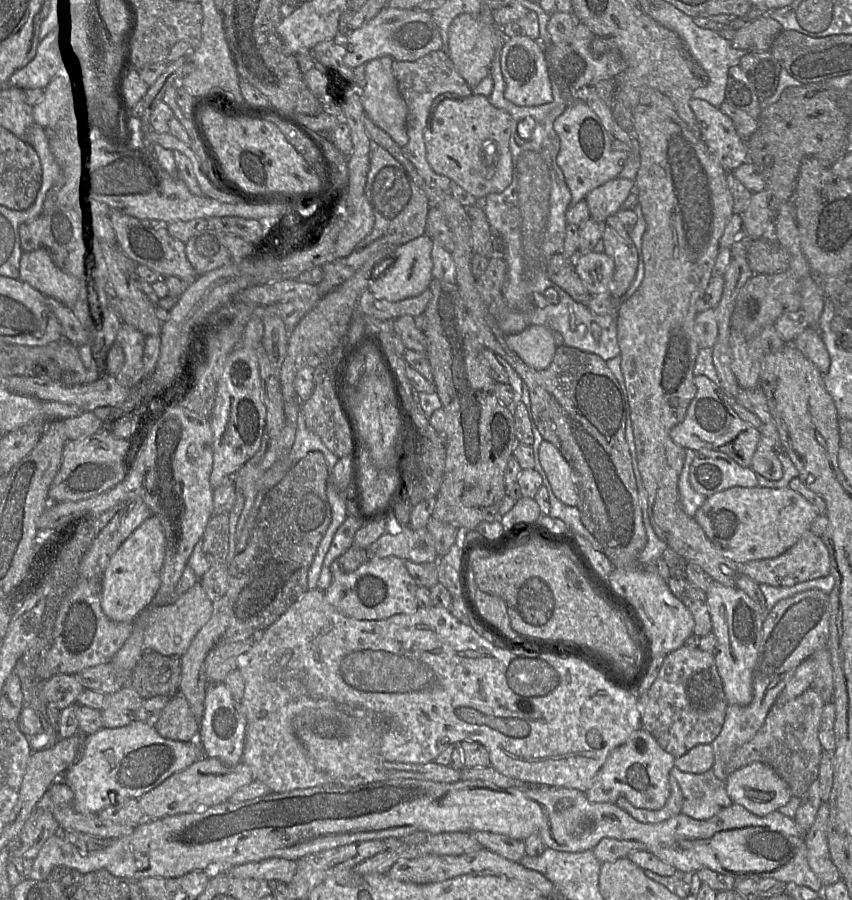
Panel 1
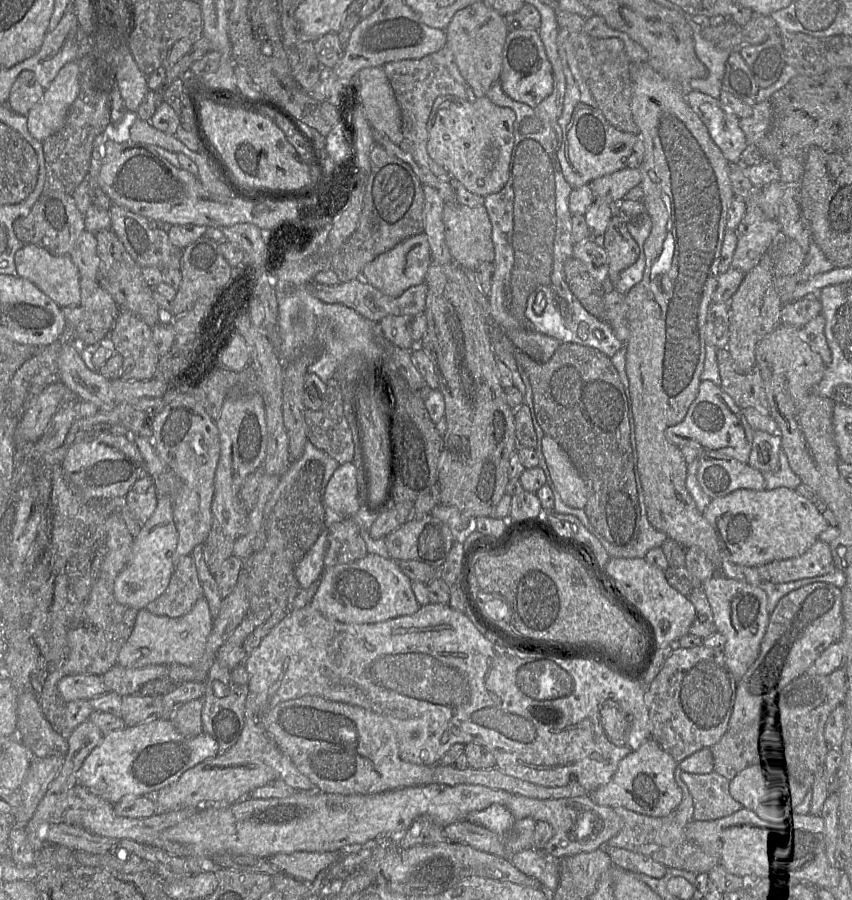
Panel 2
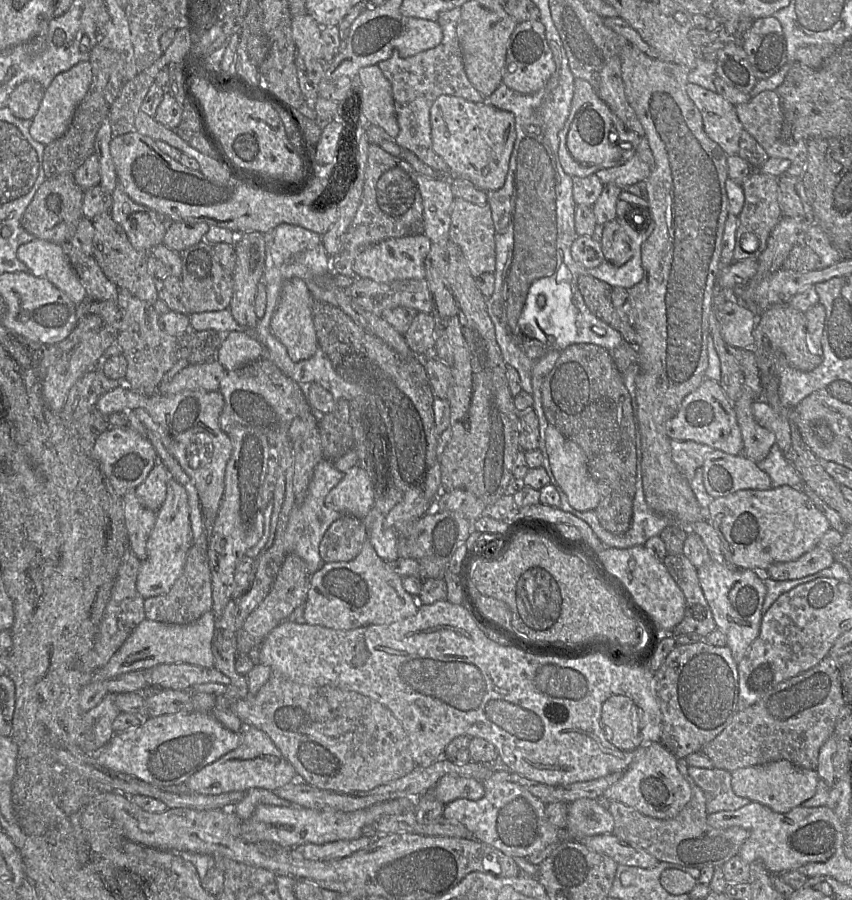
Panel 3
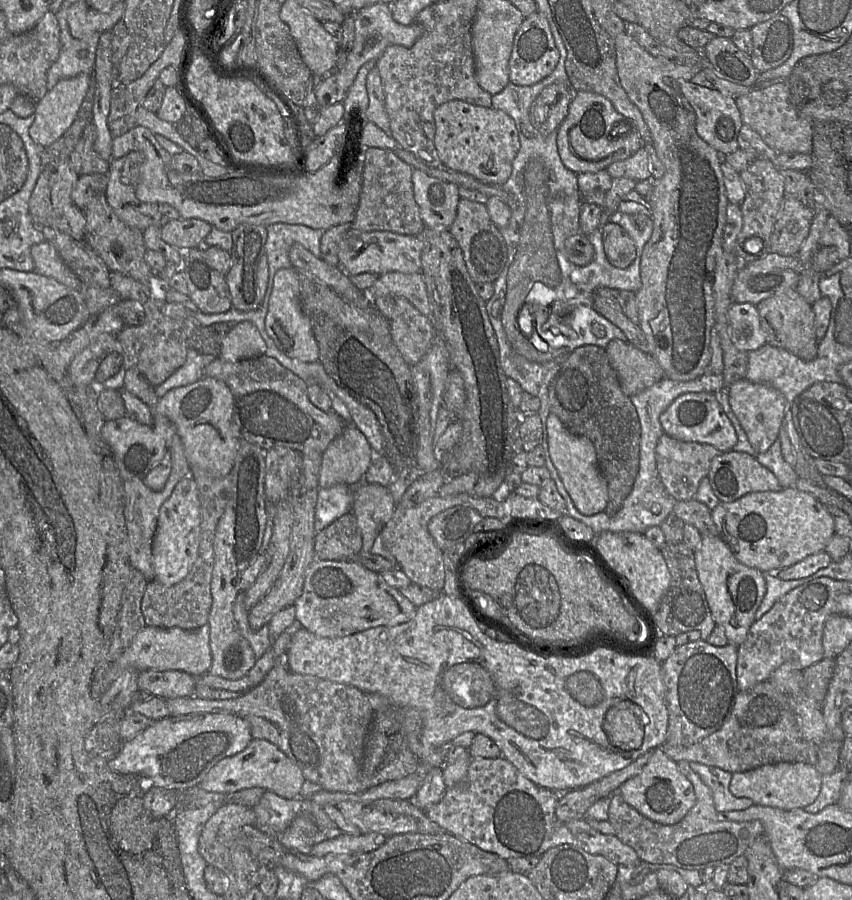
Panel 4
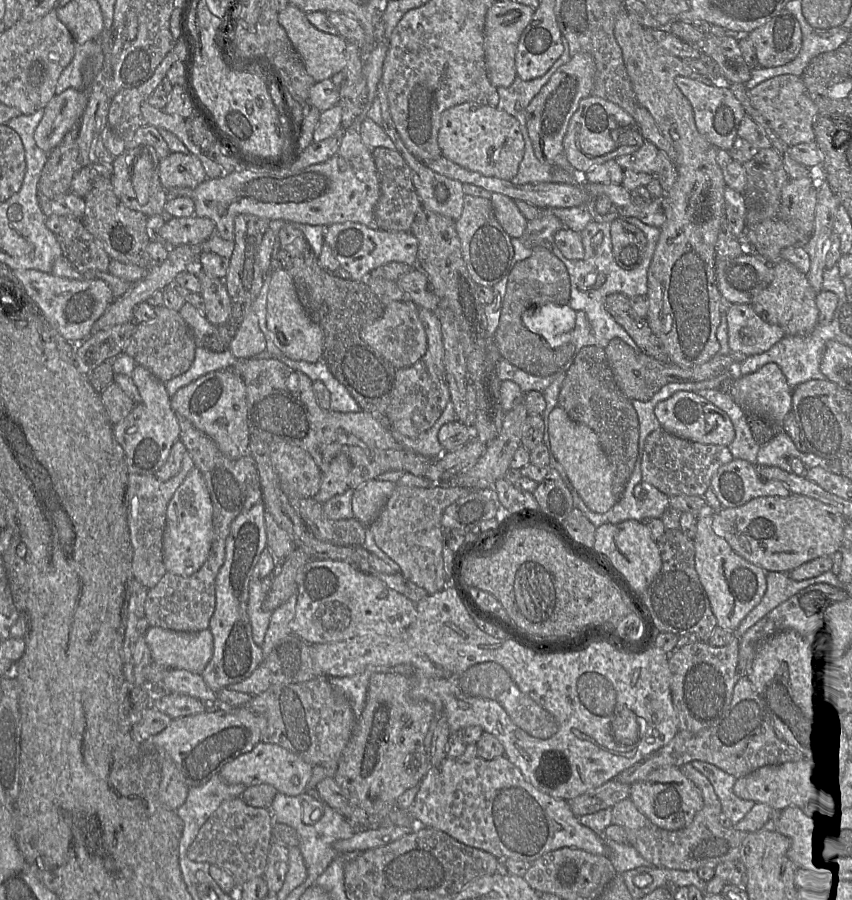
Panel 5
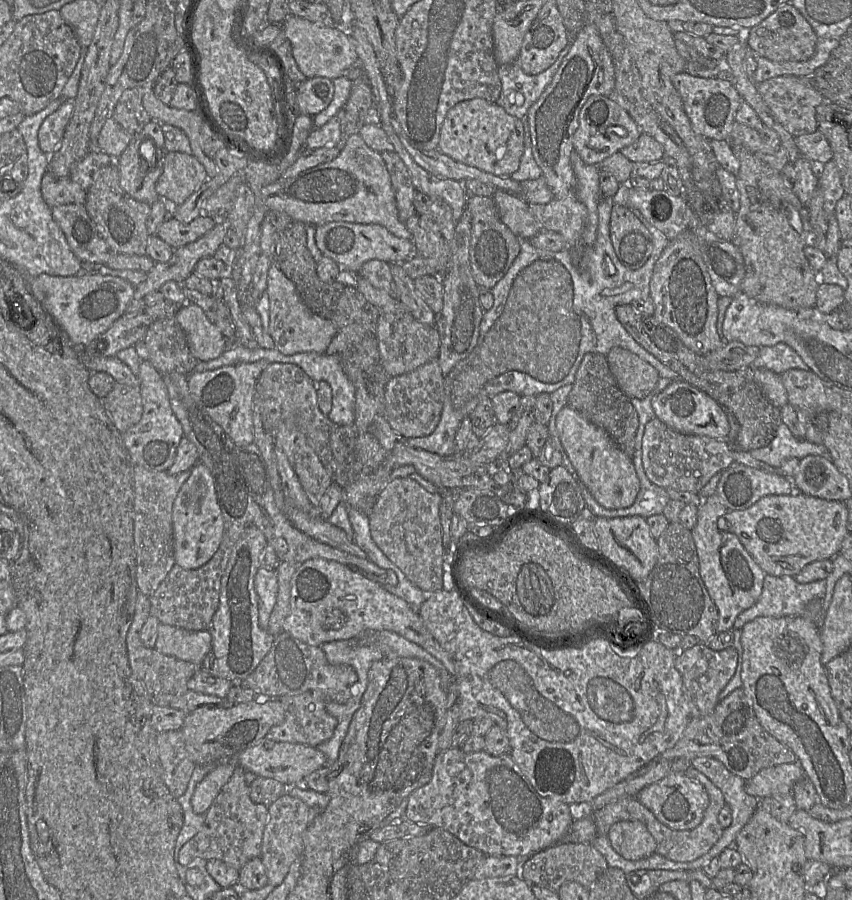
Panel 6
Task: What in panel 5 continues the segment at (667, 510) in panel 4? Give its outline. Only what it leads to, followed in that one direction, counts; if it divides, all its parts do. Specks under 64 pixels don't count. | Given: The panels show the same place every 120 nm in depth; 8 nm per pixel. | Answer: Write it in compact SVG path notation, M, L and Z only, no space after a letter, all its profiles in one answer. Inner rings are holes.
M639 450L638 457L634 466L634 469L631 473L629 480L627 481L625 488L621 494L621 497L617 501L617 503L607 512L603 514L595 513L591 511L583 502L581 497L579 496L576 489L573 487L571 481L569 480L563 466L556 460L555 457L550 456L550 468L554 468L560 474L562 480L564 481L566 487L570 491L572 498L573 498L573 505L574 508L579 509L582 514L597 528L603 524L618 524L626 520L636 520L636 521L645 521L652 518L660 518L664 511L670 507L670 497L666 494L662 493L660 490L652 486L651 484L645 482L642 479L642 472L641 472L641 463L642 463L642 456L644 450ZM637 485L641 485L642 488L645 490L645 497L642 500L636 499L634 496L634 488Z

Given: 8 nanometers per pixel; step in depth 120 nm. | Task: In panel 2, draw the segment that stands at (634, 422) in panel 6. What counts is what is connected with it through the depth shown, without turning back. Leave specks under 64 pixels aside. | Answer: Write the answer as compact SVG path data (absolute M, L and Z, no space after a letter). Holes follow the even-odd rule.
M562 343L546 363L540 363L515 349L518 368L523 368L532 387L534 411L544 434L553 438L567 453L587 486L584 511L595 530L616 546L634 546L640 534L641 509L634 473L630 441L631 396L627 398L623 384L611 358L601 351L576 343Z

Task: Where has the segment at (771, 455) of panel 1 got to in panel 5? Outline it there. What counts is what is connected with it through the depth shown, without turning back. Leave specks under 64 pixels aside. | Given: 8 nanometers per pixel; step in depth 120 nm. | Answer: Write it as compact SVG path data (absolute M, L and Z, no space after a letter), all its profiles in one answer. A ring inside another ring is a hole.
M767 363L754 373L735 378L725 390L747 415L763 419L775 430L783 430L784 420L792 409L793 390L777 364Z

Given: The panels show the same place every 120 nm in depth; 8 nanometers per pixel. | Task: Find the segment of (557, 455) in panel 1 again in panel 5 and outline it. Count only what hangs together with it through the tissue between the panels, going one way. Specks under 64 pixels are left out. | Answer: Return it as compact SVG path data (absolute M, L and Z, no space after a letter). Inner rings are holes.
M560 406L548 416L544 429L546 445L550 456L563 466L573 487L585 505L593 512L603 514L609 511L621 497L619 486L615 485L614 466L602 450L597 434L588 426L574 422Z

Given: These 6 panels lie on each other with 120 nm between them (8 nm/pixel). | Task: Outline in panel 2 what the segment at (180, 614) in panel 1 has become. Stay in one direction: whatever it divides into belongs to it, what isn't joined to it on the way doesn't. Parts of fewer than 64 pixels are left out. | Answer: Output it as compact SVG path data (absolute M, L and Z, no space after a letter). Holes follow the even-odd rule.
M199 599L192 610L179 618L157 616L146 609L139 610L133 631L118 654L117 665L137 669L146 666L194 666L203 656L213 628L207 600Z

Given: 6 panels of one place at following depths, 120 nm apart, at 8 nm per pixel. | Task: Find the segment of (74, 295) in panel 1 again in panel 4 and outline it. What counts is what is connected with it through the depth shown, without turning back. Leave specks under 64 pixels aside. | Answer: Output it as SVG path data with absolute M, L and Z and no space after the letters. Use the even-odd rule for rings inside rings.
M44 241L33 245L31 247L31 256L35 266L34 272L53 278L74 290L82 290L83 283L66 265L50 242Z

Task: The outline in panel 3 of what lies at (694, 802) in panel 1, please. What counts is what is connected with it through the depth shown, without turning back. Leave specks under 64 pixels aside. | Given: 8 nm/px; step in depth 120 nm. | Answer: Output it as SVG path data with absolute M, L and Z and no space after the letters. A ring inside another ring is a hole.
M689 766L688 773L705 795L708 814L738 810L751 802L734 794L731 773L726 770Z

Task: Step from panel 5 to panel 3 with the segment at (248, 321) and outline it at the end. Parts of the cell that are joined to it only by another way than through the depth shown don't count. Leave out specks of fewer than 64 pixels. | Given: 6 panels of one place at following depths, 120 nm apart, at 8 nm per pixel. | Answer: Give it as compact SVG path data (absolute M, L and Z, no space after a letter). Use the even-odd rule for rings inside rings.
M230 331L222 342L217 360L228 370L238 369L261 357L265 347L254 337L241 331Z

